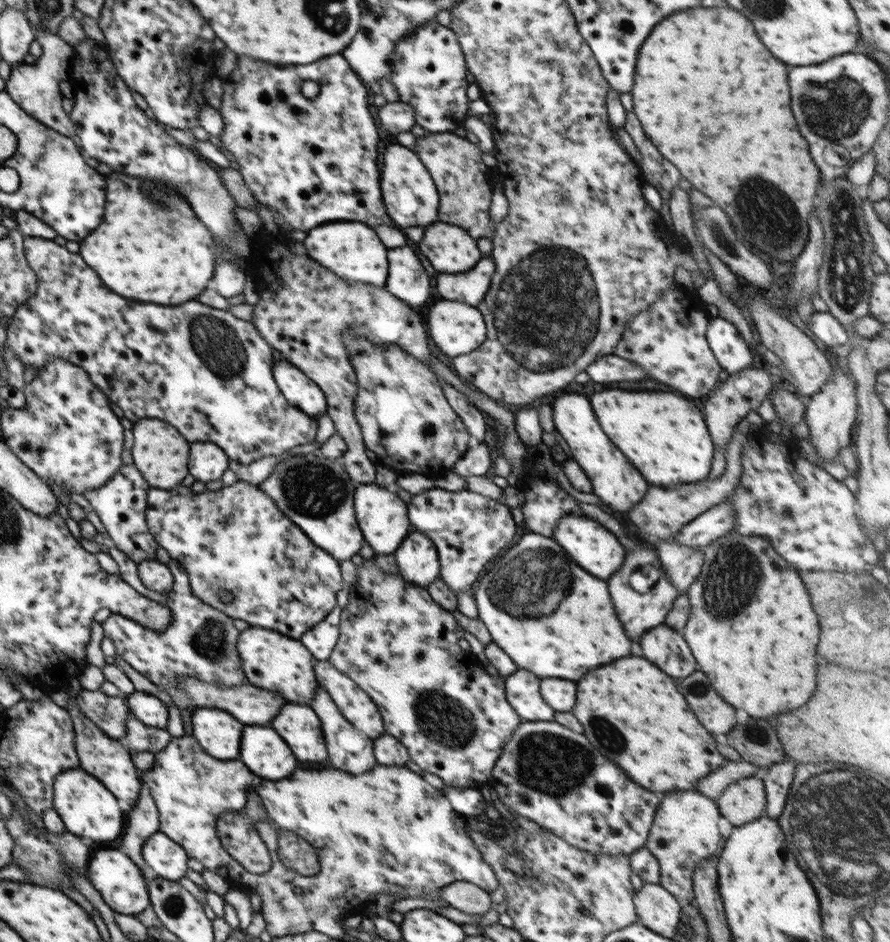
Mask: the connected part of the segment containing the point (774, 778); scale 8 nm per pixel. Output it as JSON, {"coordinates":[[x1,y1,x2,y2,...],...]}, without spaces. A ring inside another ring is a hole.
{"coordinates":[[781,762,769,767,763,778,767,798,765,816,777,820,782,814,787,803,790,787,794,782,794,775,794,763]]}

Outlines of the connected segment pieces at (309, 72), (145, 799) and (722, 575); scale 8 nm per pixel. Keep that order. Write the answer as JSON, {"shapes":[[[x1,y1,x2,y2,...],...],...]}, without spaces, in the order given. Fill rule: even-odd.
{"shapes":[[[334,54,304,66,274,66,268,62,252,60,248,56,240,56,235,70,223,80,222,88,224,92,219,113,224,122,224,129,219,138,224,148,234,156,234,166,240,171,246,186,260,205,276,210,293,229,304,232,328,220,358,220,368,226,394,226,394,221,386,214,381,191,381,170,378,170,380,138,378,126,370,113,371,108,368,107,371,92,343,56],[301,80,314,80,318,84,316,98,310,100,300,94,298,81],[282,98,288,98,293,111,300,113,300,116,308,116,308,126,314,126,316,120,316,154,314,150,306,148,304,142,298,140,296,130,288,128,288,125,301,124,300,121,286,122,274,118,272,108,280,104]],[[141,781,141,791,137,803,128,812,126,832,122,836,122,848,126,848,126,854,143,872,143,876,148,880,146,874,146,862,142,858,142,847,152,834,159,832,159,812,152,800,150,791,146,784]],[[733,531,706,545,703,548,703,553,705,561,700,574,694,584,688,587,686,592,691,604,691,613,687,623,681,630,681,634,695,656,700,670,704,671,704,674,710,678,710,682,716,688,716,692,730,706,746,710,752,718,778,716,780,712,804,706,810,700,810,696,814,694,814,690,816,690,816,644,818,644,818,632,820,630,818,630,818,616,812,610,812,604,810,604,810,598,808,598,808,590,806,590,804,582,800,580,798,572,772,548,769,540,761,538,758,535,746,536]]]}

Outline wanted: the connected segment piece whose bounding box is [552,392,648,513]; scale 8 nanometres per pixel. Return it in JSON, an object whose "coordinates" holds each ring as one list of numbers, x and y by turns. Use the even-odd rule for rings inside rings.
{"coordinates":[[578,392,564,393,556,398,552,405,552,413,556,430,566,440,572,458,592,483,593,493,612,510,628,513,634,504,638,504,644,498,648,484,640,476,640,472,626,460,626,456,604,434,598,419,594,416,590,400]]}

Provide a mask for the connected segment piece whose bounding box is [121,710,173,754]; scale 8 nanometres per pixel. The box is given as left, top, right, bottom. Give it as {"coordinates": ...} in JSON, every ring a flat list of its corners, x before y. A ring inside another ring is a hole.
{"coordinates":[[129,710,128,716,127,731,121,742,126,744,130,754,132,751,156,754,164,750,173,739,166,729,146,726,131,713,131,710]]}

